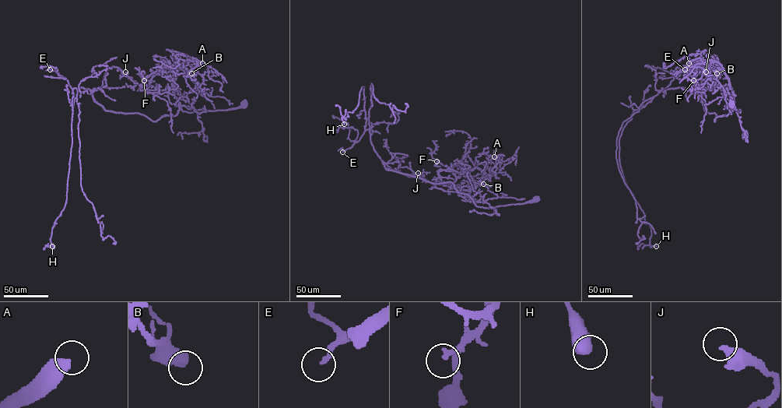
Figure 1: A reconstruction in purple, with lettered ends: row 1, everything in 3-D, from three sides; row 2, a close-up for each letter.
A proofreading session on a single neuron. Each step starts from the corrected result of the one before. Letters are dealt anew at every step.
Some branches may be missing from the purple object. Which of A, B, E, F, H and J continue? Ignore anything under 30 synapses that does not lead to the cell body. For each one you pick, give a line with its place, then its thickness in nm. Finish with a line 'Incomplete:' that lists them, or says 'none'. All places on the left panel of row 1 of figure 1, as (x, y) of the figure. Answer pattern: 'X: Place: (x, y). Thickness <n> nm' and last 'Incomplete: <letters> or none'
A: Place: (202, 63). Thickness 440 nm
E: Place: (50, 69). Thickness 240 nm
Incomplete: A, E

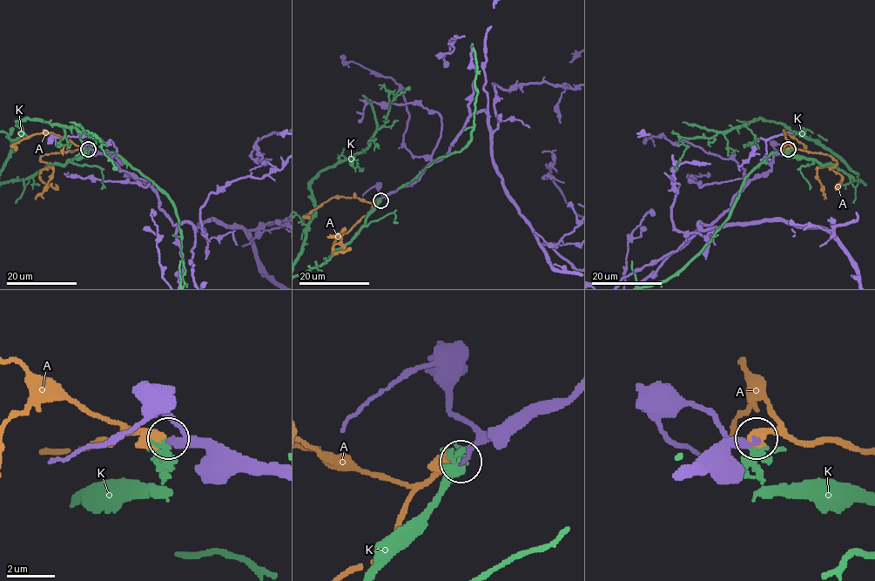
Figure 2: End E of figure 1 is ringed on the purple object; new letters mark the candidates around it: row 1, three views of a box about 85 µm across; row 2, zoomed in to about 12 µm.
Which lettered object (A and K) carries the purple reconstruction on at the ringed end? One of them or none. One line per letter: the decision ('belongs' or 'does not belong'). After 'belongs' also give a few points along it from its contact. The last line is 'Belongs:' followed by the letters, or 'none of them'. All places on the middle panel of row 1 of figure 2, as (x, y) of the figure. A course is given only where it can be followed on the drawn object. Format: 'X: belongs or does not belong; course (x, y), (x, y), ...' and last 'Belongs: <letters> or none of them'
A: does not belong
K: does not belong
Belongs: none of them

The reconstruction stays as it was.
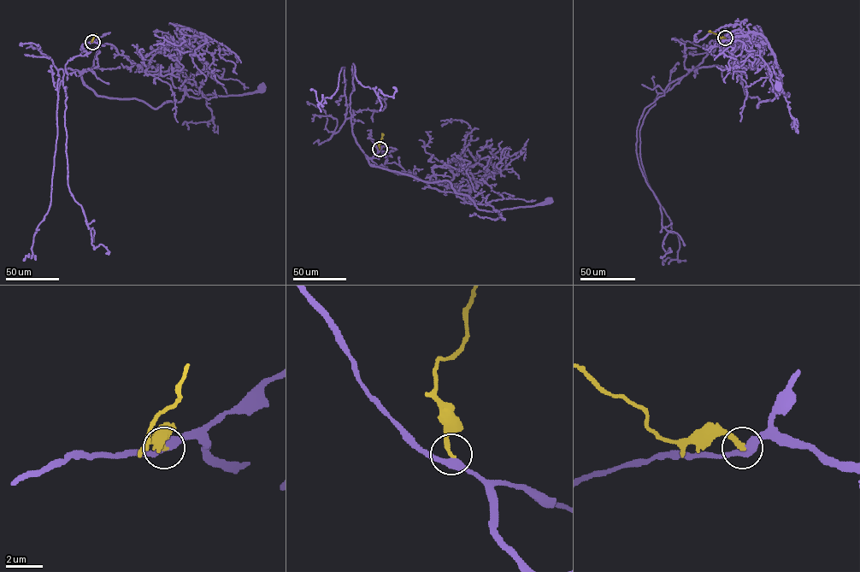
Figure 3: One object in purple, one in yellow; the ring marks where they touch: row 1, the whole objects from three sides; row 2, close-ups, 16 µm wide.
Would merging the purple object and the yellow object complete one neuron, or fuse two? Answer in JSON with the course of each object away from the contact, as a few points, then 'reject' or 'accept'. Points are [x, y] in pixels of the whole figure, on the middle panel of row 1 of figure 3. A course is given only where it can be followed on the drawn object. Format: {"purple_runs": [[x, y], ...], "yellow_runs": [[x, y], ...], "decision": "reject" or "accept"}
{"purple_runs": [[379, 150], [385, 163], [395, 162], [431, 187], [473, 200], [479, 209], [495, 211], [549, 200]], "yellow_runs": [[379, 149], [381, 133]], "decision": "accept"}

